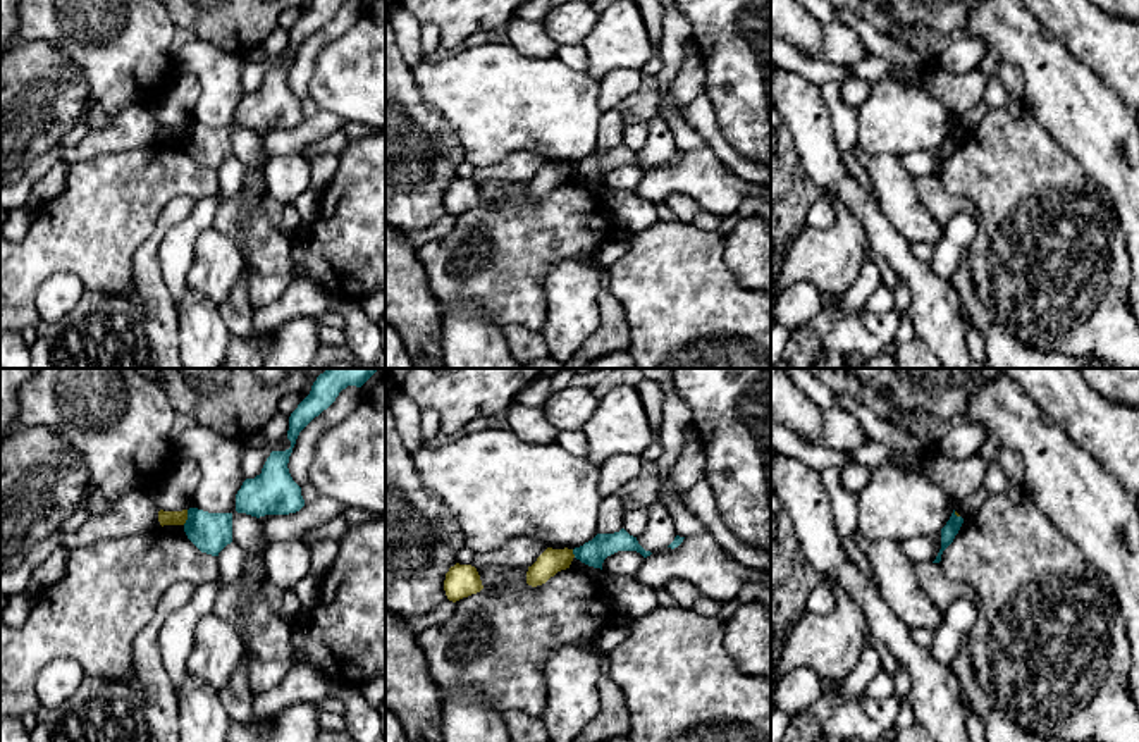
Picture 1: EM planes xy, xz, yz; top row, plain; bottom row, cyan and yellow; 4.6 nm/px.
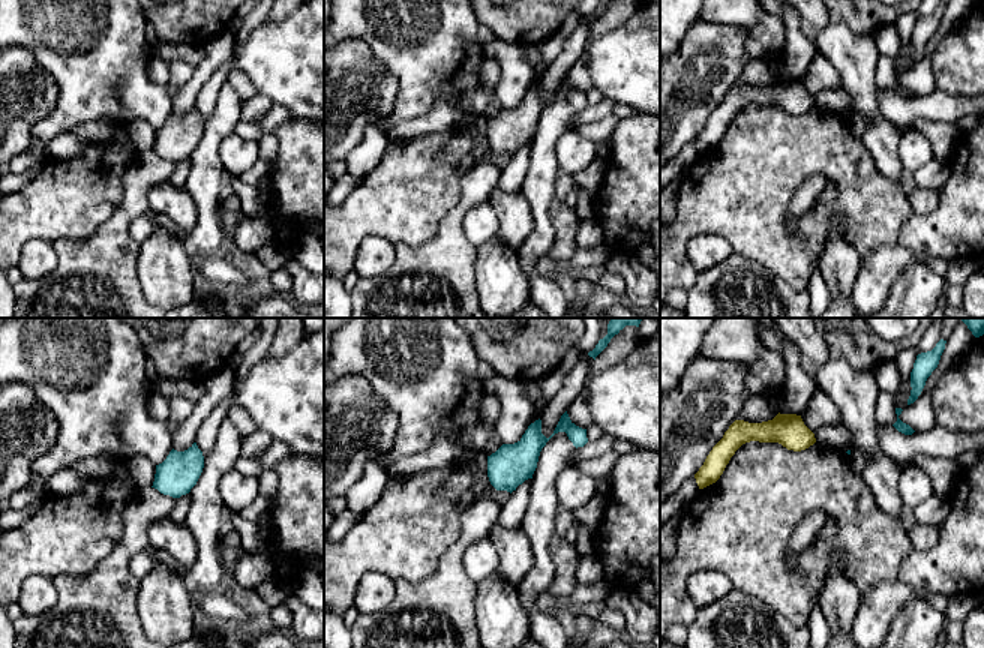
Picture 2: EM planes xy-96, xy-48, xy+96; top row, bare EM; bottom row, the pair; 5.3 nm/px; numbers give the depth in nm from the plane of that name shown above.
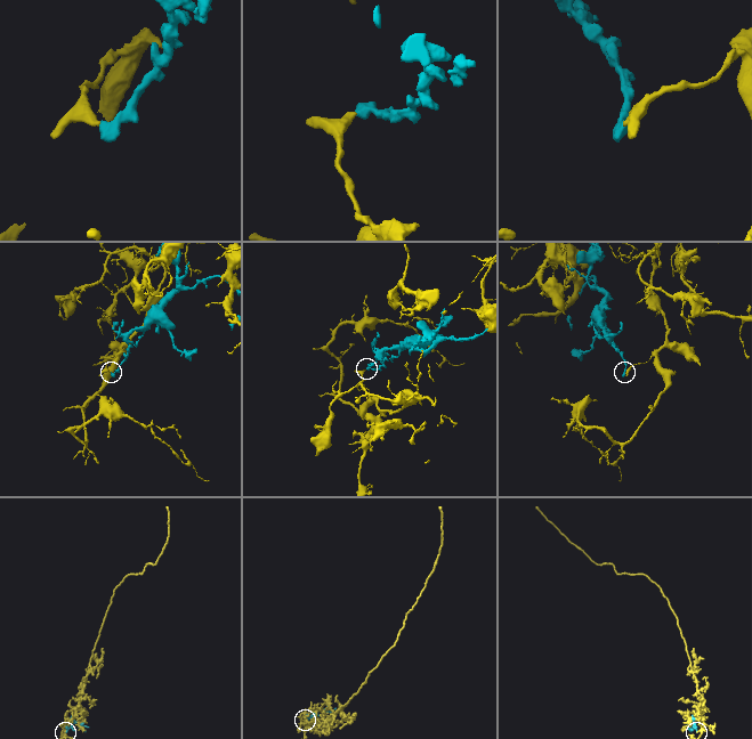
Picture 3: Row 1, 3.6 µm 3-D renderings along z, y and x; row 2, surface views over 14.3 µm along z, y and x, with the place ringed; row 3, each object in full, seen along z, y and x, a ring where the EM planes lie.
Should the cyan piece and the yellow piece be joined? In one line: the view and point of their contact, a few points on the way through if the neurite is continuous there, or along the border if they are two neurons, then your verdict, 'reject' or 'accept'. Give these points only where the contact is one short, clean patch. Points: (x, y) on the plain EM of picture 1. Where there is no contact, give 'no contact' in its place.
meets cyan in xy at (188, 131); border along xy (188, 124), (188, 133), (183, 138); reject

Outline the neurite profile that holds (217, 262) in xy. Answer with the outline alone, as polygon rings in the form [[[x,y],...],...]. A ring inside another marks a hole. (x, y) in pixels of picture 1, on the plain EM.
[[[208,227],[196,238],[186,288],[220,306],[229,298],[241,270],[243,255],[237,244],[215,227]]]

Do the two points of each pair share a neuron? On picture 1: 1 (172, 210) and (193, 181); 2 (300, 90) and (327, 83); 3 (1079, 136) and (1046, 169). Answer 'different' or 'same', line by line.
1: different
2: different
3: different

